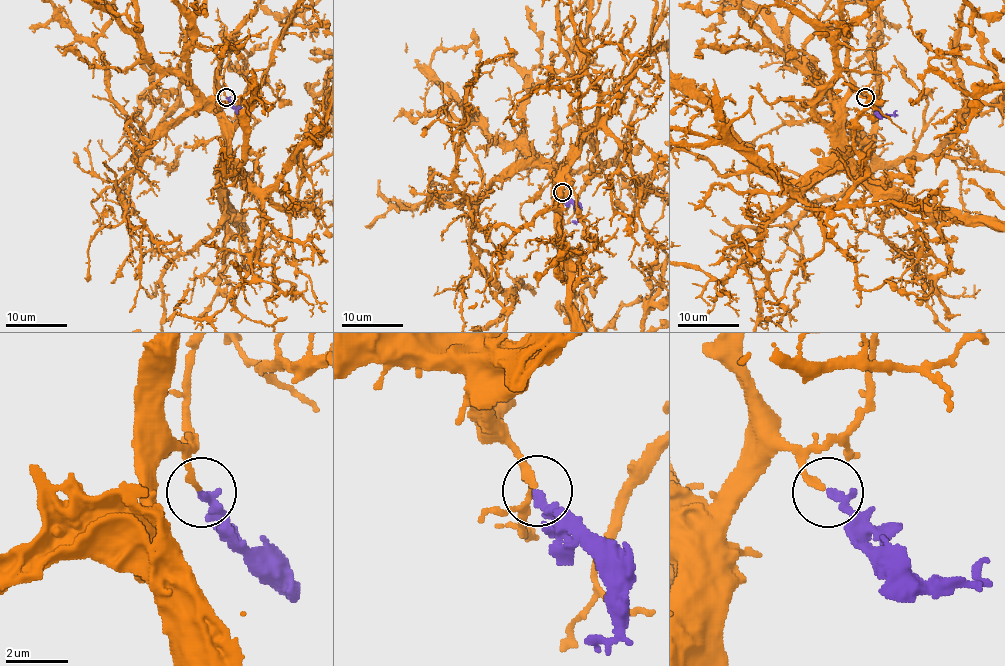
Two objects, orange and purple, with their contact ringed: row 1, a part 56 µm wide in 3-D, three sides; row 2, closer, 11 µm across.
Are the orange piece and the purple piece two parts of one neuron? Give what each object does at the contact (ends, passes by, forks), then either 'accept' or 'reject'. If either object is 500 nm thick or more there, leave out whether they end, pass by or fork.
orange ends there; purple ends there; accept

